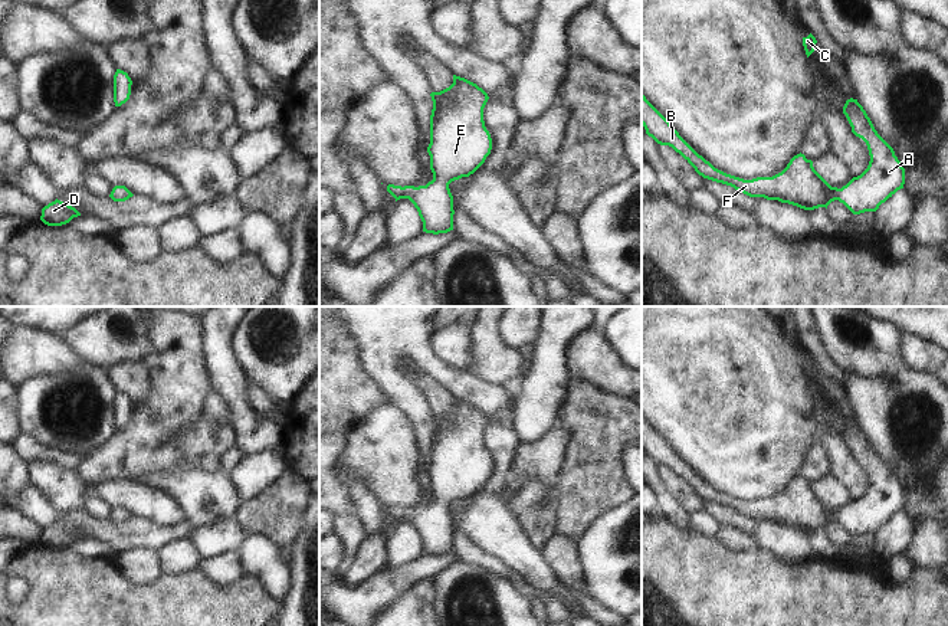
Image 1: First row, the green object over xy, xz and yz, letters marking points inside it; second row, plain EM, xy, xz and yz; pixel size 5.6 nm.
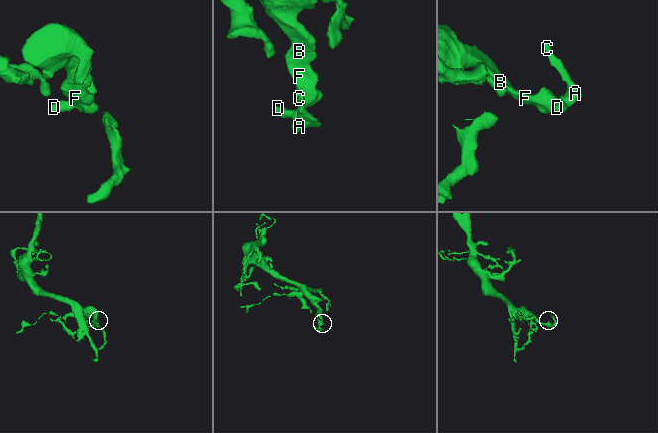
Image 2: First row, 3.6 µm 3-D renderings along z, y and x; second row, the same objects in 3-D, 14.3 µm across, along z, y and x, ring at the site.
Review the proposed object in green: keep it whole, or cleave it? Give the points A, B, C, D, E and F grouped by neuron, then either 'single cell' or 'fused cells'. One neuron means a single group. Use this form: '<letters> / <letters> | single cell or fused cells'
A B C D E F | single cell

